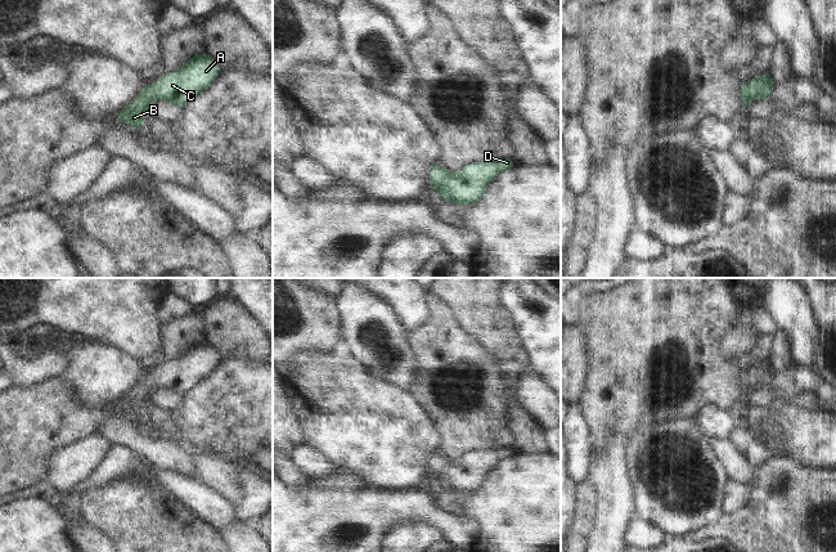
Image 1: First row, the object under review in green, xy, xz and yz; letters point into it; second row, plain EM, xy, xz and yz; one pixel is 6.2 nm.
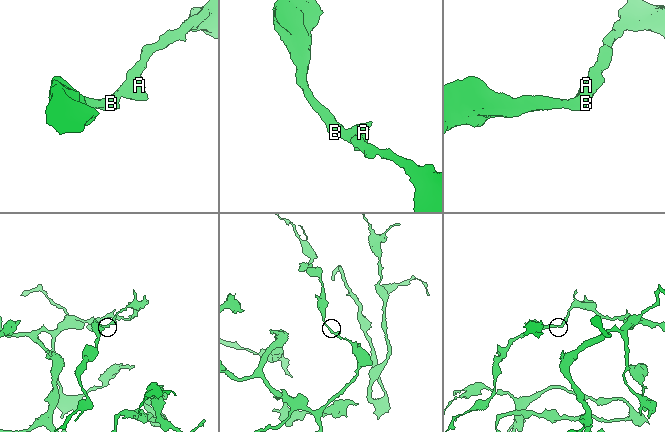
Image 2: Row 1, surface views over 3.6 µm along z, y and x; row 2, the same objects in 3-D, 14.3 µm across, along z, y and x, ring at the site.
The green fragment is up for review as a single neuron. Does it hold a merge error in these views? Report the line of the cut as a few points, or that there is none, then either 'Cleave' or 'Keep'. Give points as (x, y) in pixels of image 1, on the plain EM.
No split. Keep.

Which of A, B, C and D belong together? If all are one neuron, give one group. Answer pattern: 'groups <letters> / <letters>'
groups A B C D

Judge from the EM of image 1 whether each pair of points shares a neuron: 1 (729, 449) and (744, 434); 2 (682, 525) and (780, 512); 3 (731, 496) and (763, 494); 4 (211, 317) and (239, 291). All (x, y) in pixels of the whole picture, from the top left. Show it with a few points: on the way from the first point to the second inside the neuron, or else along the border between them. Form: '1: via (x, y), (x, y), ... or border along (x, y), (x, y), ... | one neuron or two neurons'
1: border along (729, 439), (754, 466) | two neurons
2: border along (723, 514), (713, 524), (692, 533) | two neurons
3: border along (751, 488), (749, 501), (741, 508), (728, 515) | two neurons
4: border along (232, 297), (252, 319) | two neurons

